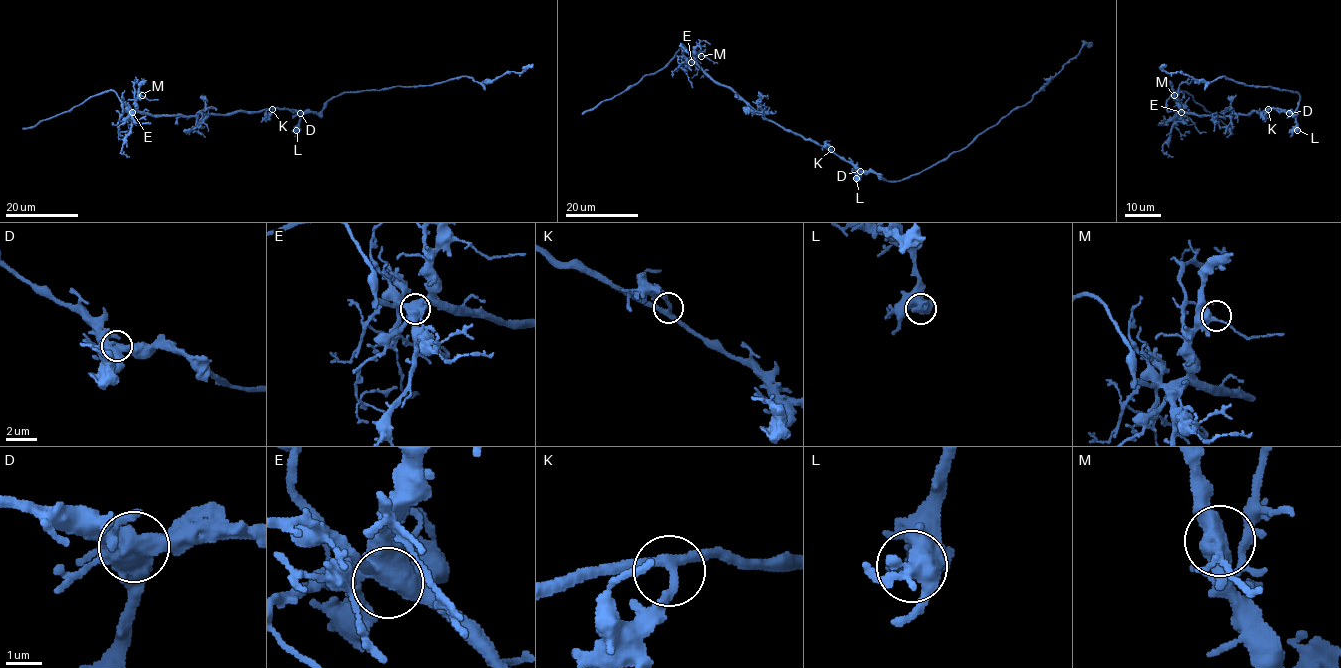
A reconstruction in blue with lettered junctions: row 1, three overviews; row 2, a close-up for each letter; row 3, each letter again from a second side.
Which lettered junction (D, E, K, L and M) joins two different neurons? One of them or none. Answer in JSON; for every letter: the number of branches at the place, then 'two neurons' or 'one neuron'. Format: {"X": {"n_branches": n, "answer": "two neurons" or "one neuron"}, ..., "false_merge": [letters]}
{"D": {"n_branches": 5, "answer": "one neuron"}, "E": {"n_branches": 5, "answer": "one neuron"}, "K": {"n_branches": 3, "answer": "one neuron"}, "L": {"n_branches": 3, "answer": "one neuron"}, "M": {"n_branches": 4, "answer": "one neuron"}, "false_merge": []}

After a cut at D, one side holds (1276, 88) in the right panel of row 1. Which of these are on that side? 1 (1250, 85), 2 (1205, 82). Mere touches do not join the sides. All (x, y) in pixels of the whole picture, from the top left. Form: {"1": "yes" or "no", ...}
{"1": "yes", "2": "yes"}

